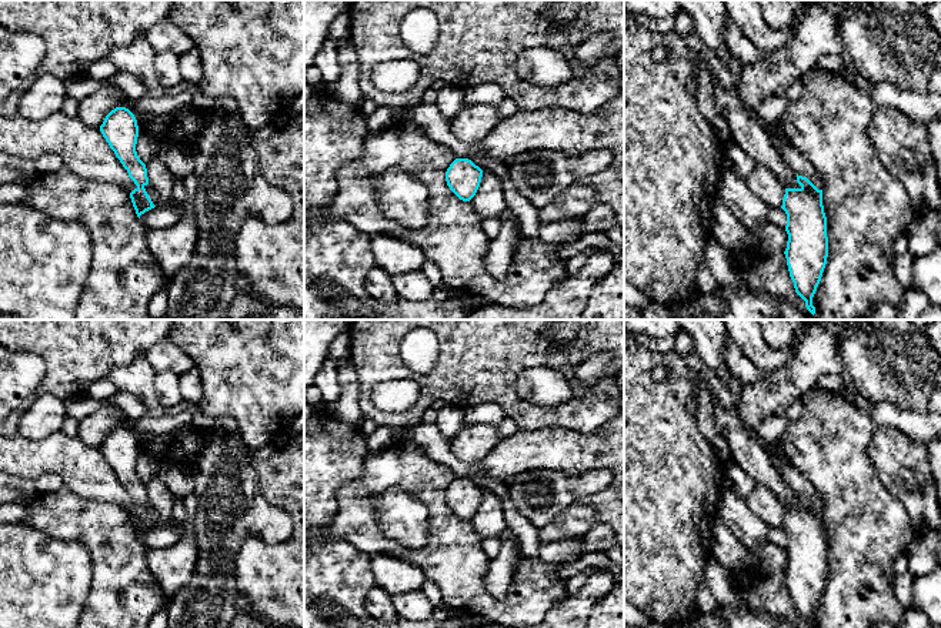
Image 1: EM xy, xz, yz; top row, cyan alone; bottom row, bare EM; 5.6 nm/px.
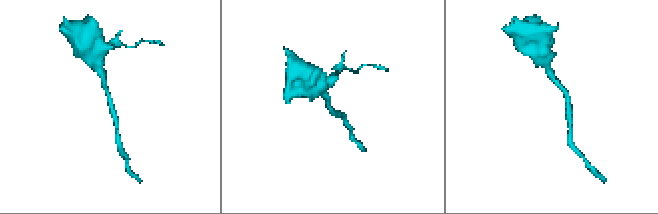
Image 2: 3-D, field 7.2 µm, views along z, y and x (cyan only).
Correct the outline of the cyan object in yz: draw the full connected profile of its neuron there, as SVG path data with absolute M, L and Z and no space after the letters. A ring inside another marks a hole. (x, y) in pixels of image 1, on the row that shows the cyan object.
M797 174L800 188L785 188L781 208L787 214L788 234L784 251L795 293L814 315L812 297L821 281L828 257L827 217L822 190Z

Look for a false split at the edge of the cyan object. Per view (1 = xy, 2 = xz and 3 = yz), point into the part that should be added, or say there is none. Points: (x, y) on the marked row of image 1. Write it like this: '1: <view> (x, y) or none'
1: none
2: none
3: none

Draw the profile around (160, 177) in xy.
M160 156L146 163L149 183L154 187L161 203L173 198L174 176L166 167Z

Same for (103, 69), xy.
M103 57L89 66L86 74L93 80L103 81L113 77L117 71L116 64L109 57Z

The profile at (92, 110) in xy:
M106 84L103 88L96 91L79 101L77 117L91 128L100 128L106 116L119 107L121 101L127 98L124 91L114 84Z

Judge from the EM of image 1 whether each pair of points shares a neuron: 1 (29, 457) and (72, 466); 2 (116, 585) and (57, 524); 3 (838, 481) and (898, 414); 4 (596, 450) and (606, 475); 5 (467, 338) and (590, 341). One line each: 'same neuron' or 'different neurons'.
1: same neuron
2: same neuron
3: different neurons
4: different neurons
5: same neuron

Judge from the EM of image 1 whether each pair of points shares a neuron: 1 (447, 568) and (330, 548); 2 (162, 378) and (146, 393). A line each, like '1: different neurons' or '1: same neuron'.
1: different neurons
2: different neurons

